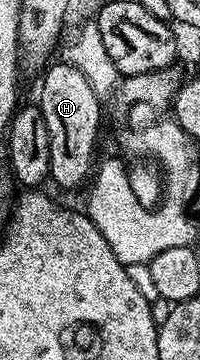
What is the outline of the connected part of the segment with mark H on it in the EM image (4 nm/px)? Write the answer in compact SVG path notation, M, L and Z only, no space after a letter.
M58 62L47 65L42 78L42 95L36 98L42 108L44 124L48 124L50 137L50 176L49 181L74 190L82 181L91 177L96 166L94 145L98 142L98 125L102 122L100 95L92 88L90 75L81 65Z

